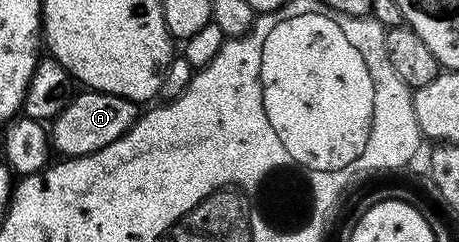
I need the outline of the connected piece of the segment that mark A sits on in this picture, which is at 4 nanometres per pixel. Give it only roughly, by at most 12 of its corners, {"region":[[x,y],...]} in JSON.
{"region":[[84,89],[50,123],[63,158],[129,132],[140,107]]}

